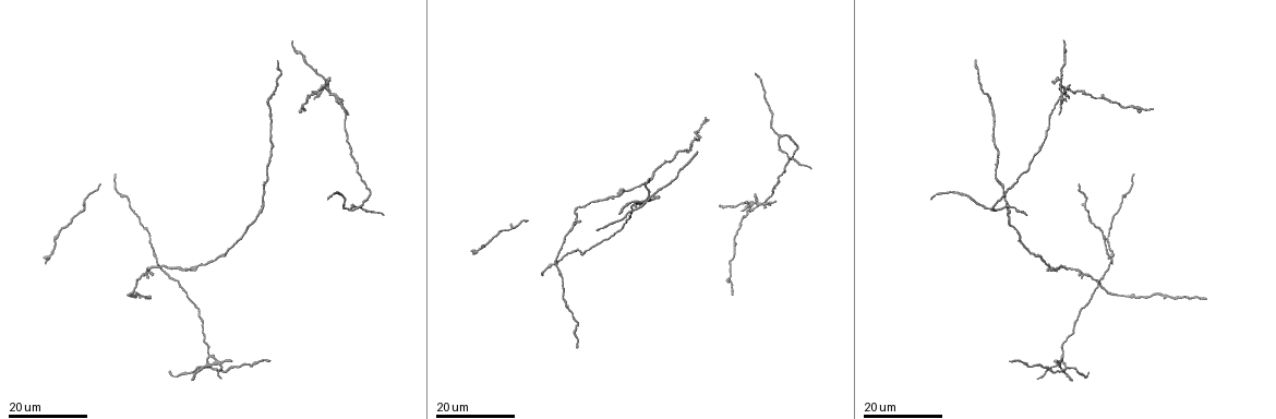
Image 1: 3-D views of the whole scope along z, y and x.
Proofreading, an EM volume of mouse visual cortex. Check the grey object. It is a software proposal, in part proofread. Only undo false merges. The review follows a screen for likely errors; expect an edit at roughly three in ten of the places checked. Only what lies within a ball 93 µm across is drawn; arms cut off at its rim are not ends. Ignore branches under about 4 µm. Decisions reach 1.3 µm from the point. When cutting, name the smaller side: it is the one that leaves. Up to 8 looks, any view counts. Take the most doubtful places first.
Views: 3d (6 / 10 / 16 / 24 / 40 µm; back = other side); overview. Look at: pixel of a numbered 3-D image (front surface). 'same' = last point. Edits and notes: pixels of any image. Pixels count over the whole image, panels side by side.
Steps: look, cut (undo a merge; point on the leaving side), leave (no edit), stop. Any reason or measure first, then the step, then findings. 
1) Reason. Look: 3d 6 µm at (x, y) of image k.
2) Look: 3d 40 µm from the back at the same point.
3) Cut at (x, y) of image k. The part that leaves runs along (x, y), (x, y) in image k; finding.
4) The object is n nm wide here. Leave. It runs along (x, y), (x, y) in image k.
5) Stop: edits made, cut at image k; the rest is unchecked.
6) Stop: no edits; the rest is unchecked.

Four or more arms meet. Look: 3d 16 µm at (335, 96) of image 1.

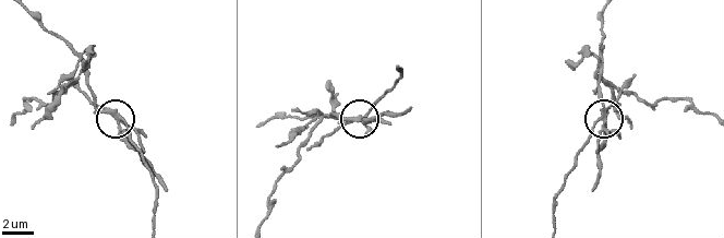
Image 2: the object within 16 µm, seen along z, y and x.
Zoom in. Look: 3d 10 µm at (119, 121) of image 2.

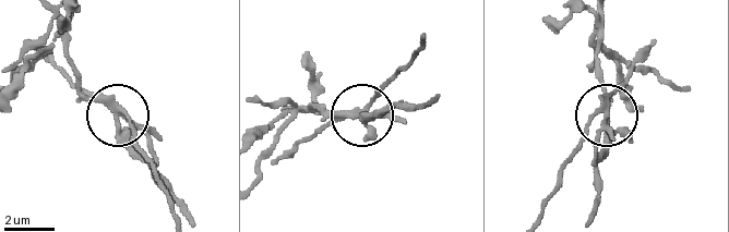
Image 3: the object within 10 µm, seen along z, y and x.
Look: 3d 6 µm at (606, 115) of image 3.

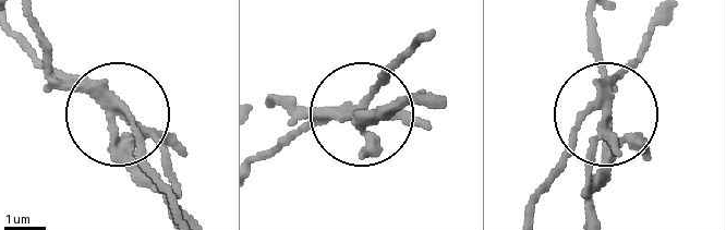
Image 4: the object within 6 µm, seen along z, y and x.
5 arms meet here. Cut at (49, 45) of image 4. The part that leaves runs along (85, 94), (50, 73), (29, 11) in image 4; a second cell is stuck on.

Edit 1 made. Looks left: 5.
Look: overview.

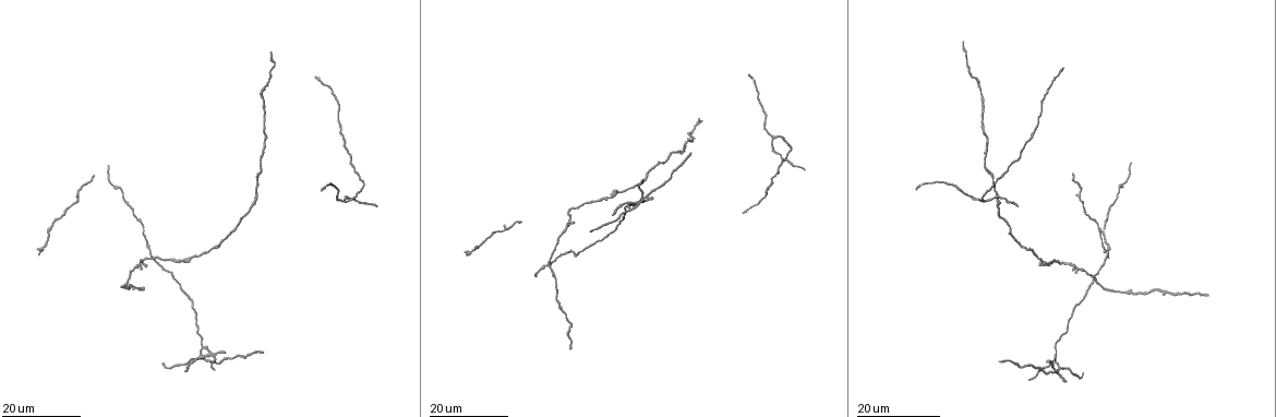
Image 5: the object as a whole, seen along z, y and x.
Three-way junction. Look: 3d 24 µm at (204, 349) of image 5.

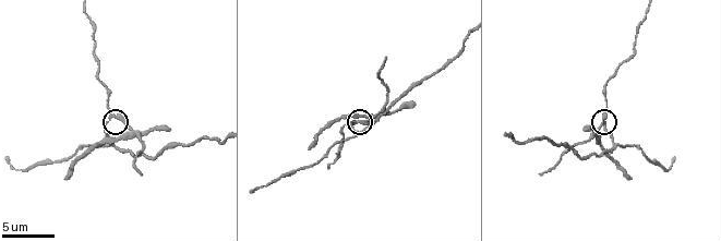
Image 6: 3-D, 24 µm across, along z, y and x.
Look: 3d 6 µm at (110, 116) of image 6.

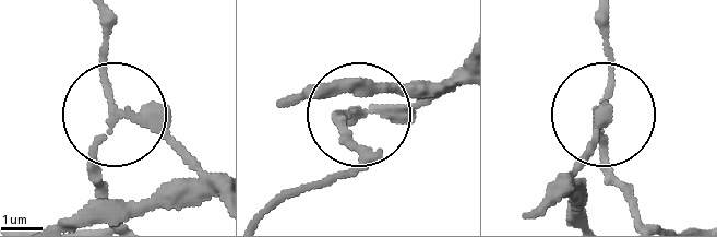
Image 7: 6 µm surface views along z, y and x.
The side arm is 12 µm long; 3 arms meet here. Cut at (183, 163) of image 7. A second cell is stuck on.

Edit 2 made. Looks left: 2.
Three-way junction. Look: 3d 24 µm at (345, 201) of image 5.

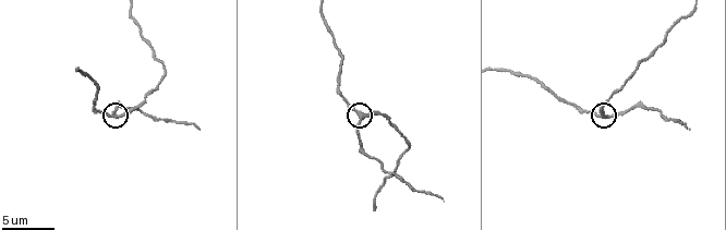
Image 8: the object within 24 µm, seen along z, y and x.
Look: 3d 10 µm at (361, 119) of image 8.

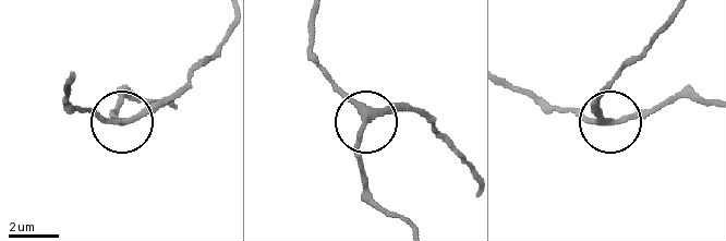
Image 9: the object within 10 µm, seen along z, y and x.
Leave. One cell here.

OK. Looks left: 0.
Stop: edits made, cut at image 4, cut at image 7; the rest is unchecked.

